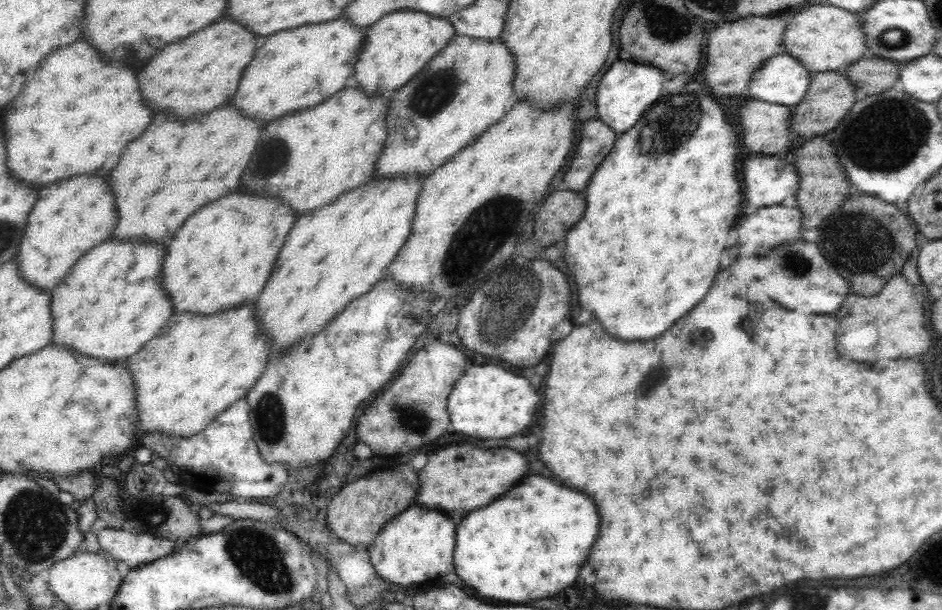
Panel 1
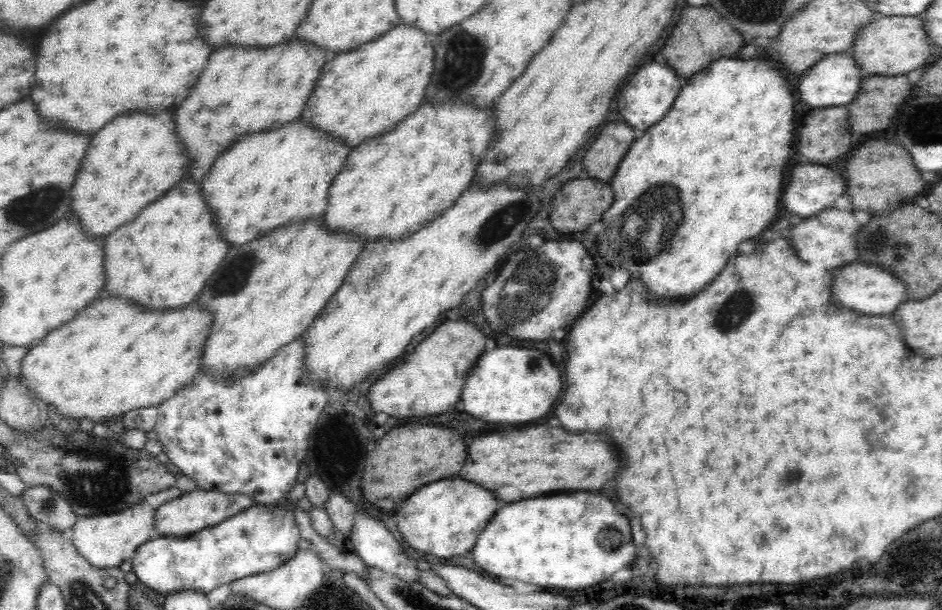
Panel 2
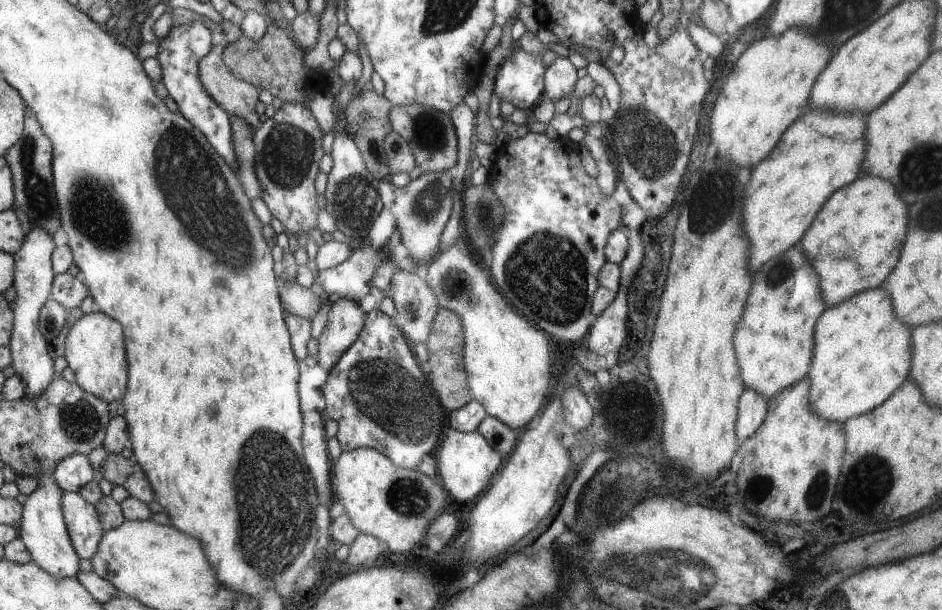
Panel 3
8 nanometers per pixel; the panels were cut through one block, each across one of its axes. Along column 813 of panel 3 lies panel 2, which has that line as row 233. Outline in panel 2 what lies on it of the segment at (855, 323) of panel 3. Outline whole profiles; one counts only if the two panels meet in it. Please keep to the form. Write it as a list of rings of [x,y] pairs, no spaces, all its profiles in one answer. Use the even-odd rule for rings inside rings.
[[[424,101],[426,106],[420,106],[416,114],[400,121],[402,124],[380,133],[380,138],[374,137],[374,140],[368,140],[350,152],[342,172],[338,172],[336,180],[330,183],[328,206],[324,218],[320,218],[331,232],[357,234],[366,240],[366,244],[376,242],[379,238],[404,240],[412,233],[419,232],[419,229],[426,228],[426,224],[442,216],[442,212],[454,204],[476,174],[480,164],[478,158],[486,152],[496,136],[496,117],[492,115],[492,106],[484,108],[484,112],[474,112],[476,106],[470,108],[472,101],[457,102],[430,106],[428,101]]]

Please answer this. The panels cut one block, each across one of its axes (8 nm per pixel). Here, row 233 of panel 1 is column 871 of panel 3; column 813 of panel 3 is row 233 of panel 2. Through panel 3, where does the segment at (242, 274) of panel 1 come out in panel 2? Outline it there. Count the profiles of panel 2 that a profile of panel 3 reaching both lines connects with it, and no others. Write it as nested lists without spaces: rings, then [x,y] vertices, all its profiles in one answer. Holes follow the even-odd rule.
[[[292,122],[276,132],[242,138],[218,158],[214,172],[202,182],[202,192],[218,216],[218,228],[226,232],[230,248],[250,244],[254,236],[274,232],[290,220],[318,220],[324,214],[330,183],[348,152],[338,142],[328,140],[330,135],[318,132],[322,129]]]

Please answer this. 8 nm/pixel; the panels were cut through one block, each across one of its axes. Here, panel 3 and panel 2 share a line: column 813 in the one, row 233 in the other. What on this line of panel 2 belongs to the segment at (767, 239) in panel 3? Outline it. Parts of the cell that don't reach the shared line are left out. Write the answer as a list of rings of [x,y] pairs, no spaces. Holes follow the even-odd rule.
[[[182,182],[182,184],[174,184],[169,190],[168,194],[164,193],[162,198],[158,198],[154,204],[144,208],[136,220],[132,220],[130,224],[122,224],[102,241],[104,242],[103,248],[106,246],[105,282],[104,288],[102,288],[102,296],[110,296],[110,292],[114,292],[114,296],[130,296],[130,300],[138,300],[138,304],[146,304],[146,308],[178,308],[178,304],[190,304],[190,300],[196,300],[196,296],[202,290],[202,286],[206,284],[206,280],[212,276],[214,270],[217,270],[216,266],[222,264],[222,258],[226,256],[226,244],[216,236],[212,216],[204,206],[198,188],[194,184],[190,184],[190,182],[188,184]]]

